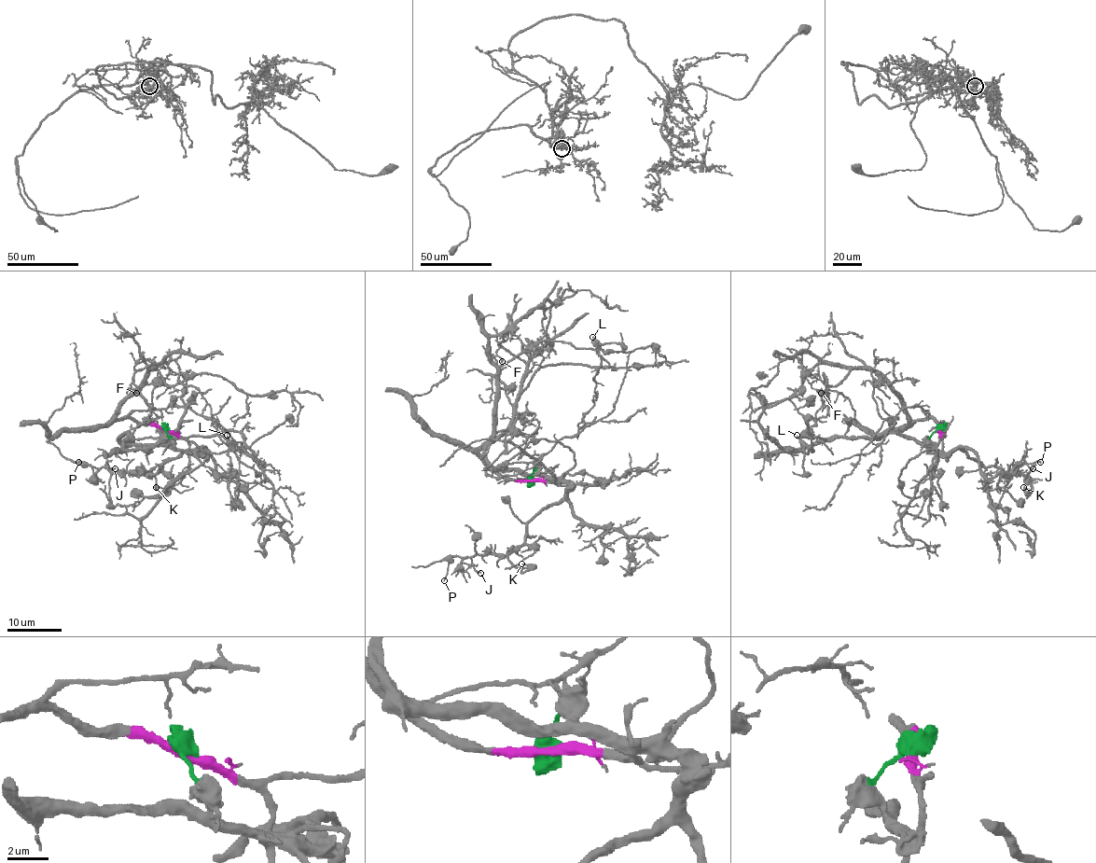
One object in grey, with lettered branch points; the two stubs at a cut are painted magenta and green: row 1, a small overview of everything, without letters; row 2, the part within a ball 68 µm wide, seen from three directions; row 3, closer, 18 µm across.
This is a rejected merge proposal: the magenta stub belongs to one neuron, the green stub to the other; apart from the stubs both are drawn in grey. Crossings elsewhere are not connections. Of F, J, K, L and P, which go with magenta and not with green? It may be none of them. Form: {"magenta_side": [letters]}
{"magenta_side": ["F"]}

